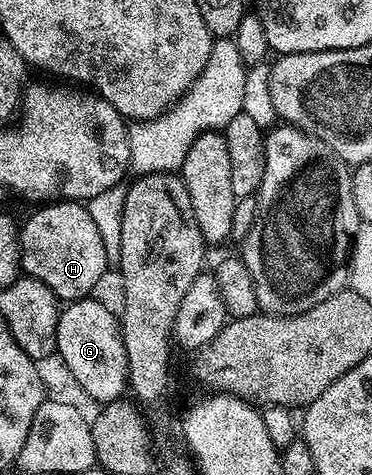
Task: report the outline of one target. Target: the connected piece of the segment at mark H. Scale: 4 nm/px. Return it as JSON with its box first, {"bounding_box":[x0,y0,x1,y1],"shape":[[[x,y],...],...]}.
{"bounding_box":[19,201,109,301],"shape":[[[52,201],[32,211],[35,212],[33,212],[24,223],[21,223],[21,230],[19,233],[19,261],[22,270],[26,272],[28,276],[39,279],[45,285],[49,285],[49,289],[53,289],[53,293],[60,301],[74,301],[88,298],[88,296],[94,292],[91,290],[102,281],[103,274],[109,270],[109,264],[107,262],[107,254],[105,253],[105,241],[101,241],[101,232],[97,230],[97,225],[94,223],[91,214],[88,213],[86,206],[79,201]]]}

